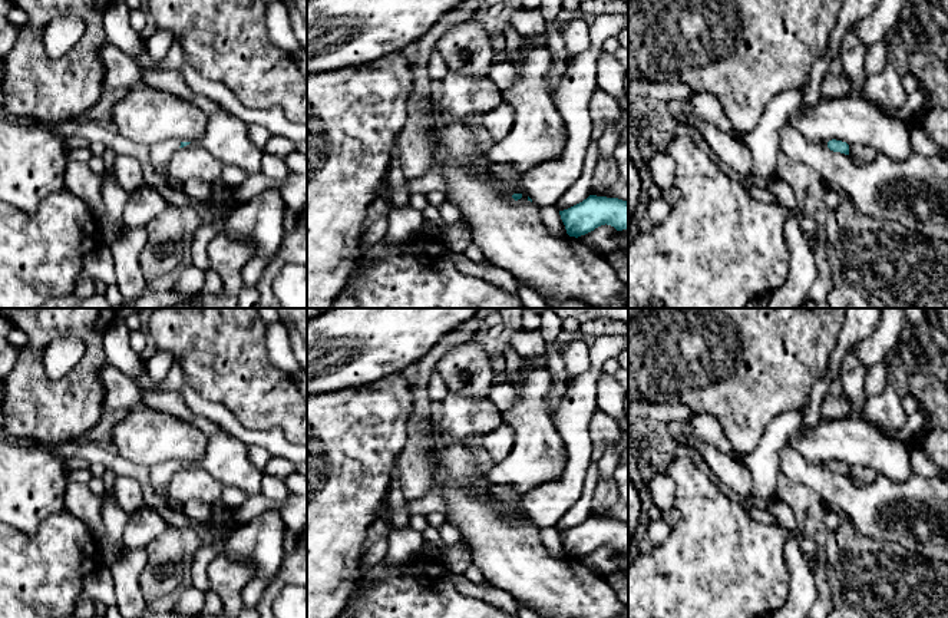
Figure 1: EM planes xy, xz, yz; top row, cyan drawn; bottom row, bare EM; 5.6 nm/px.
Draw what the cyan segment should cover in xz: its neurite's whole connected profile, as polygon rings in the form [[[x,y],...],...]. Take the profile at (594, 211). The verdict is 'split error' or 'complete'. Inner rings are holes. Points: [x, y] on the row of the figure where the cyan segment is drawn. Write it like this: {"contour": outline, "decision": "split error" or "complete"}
{"contour": [[[589,195],[582,202],[559,211],[569,237],[585,235],[601,225],[611,225],[617,231],[628,229],[628,201]]], "decision": "complete"}

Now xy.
{"contour": [[[168,139],[162,142],[156,142],[151,145],[149,159],[156,173],[163,178],[168,178],[163,172],[163,166],[169,162],[172,155],[179,149],[191,142],[182,142],[179,139]]], "decision": "split error"}

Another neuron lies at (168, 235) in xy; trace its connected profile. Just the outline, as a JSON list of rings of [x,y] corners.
[[[169,206],[146,227],[146,244],[139,265],[146,280],[161,277],[178,267],[194,237],[192,225],[178,206]]]

